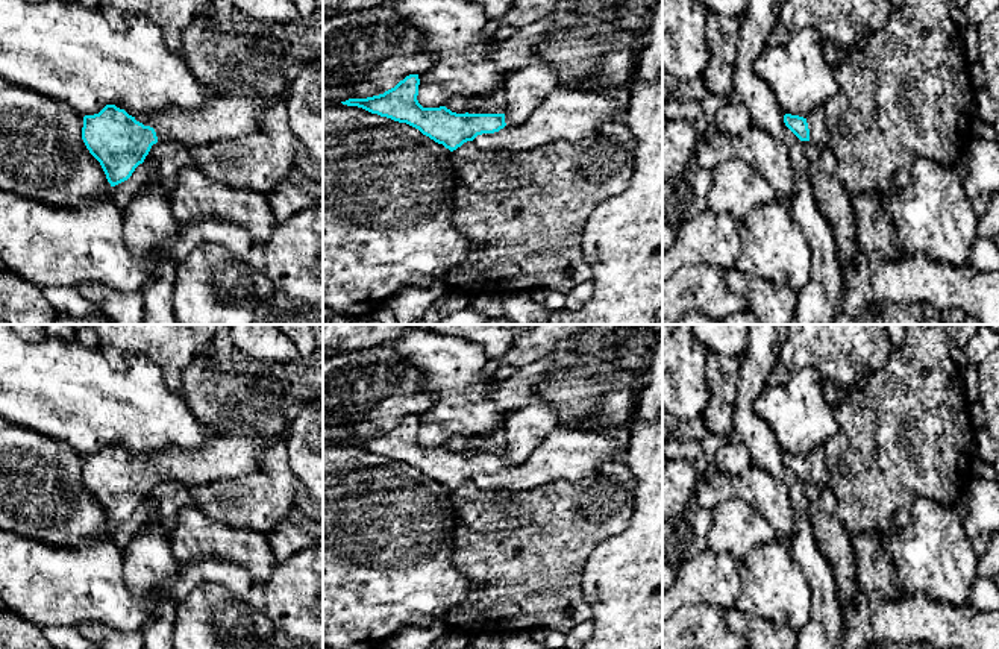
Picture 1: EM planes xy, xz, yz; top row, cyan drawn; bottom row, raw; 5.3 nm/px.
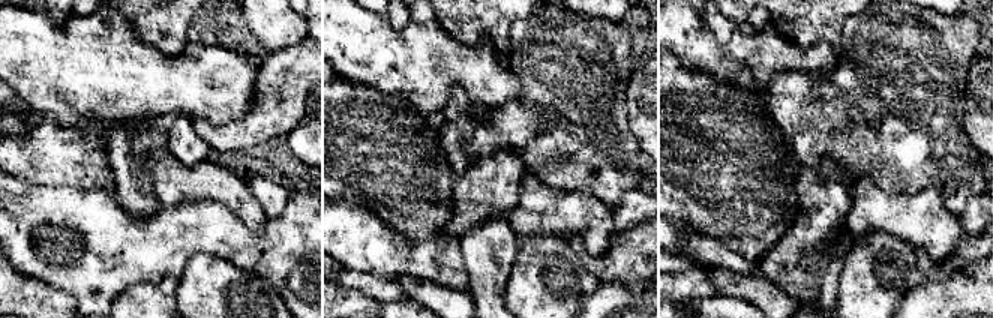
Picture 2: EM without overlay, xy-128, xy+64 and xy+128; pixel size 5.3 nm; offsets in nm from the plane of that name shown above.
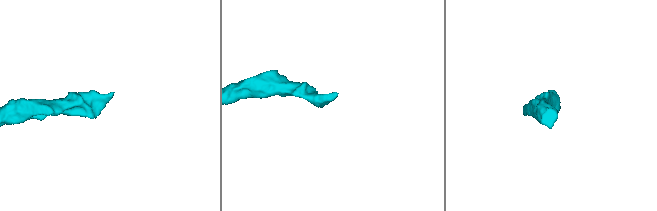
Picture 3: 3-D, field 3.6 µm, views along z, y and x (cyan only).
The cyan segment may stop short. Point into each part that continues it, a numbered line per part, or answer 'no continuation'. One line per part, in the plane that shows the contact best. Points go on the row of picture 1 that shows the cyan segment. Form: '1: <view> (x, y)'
1: xy (226, 117)

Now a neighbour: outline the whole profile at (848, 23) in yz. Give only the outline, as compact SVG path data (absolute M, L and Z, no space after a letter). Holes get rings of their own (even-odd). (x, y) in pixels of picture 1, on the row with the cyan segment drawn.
M784 0L770 44L785 44L805 27L813 27L823 44L831 41L843 49L858 49L869 42L873 30L887 23L890 12L890 0Z

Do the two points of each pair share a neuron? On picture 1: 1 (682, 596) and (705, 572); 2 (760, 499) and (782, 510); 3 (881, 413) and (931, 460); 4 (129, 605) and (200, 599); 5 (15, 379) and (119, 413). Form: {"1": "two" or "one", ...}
{"1": "one", "2": "one", "3": "one", "4": "two", "5": "one"}

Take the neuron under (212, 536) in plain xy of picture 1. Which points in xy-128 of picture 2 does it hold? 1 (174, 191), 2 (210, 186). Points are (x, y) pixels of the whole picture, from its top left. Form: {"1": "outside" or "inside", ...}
{"1": "inside", "2": "inside"}

